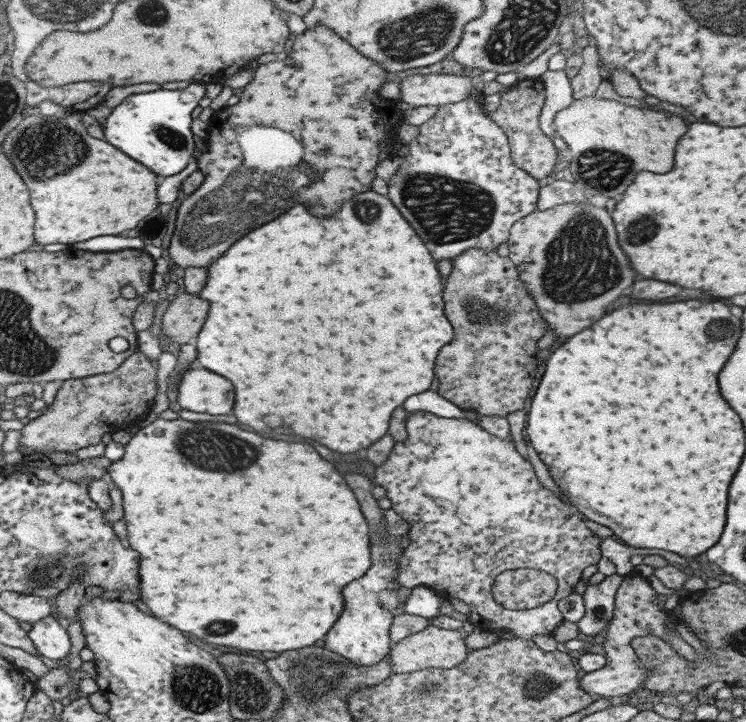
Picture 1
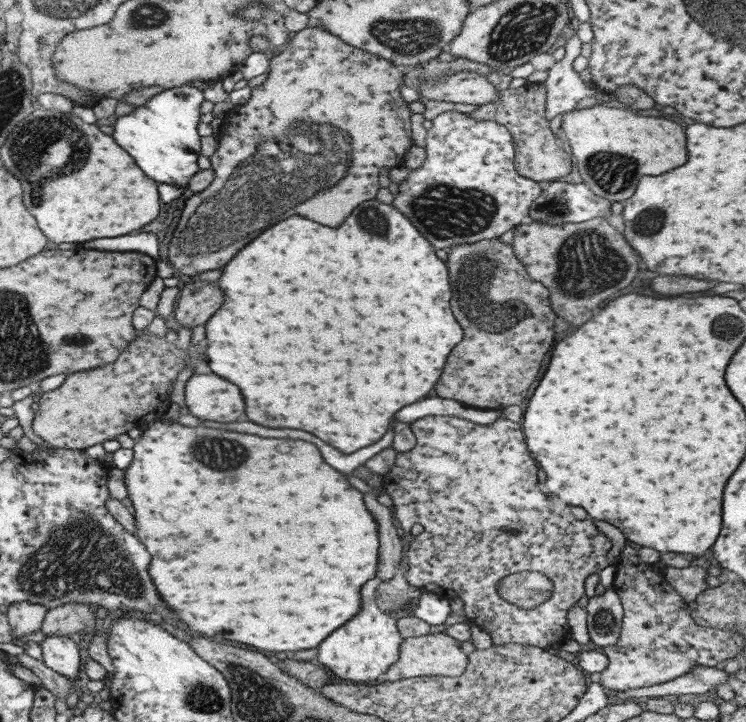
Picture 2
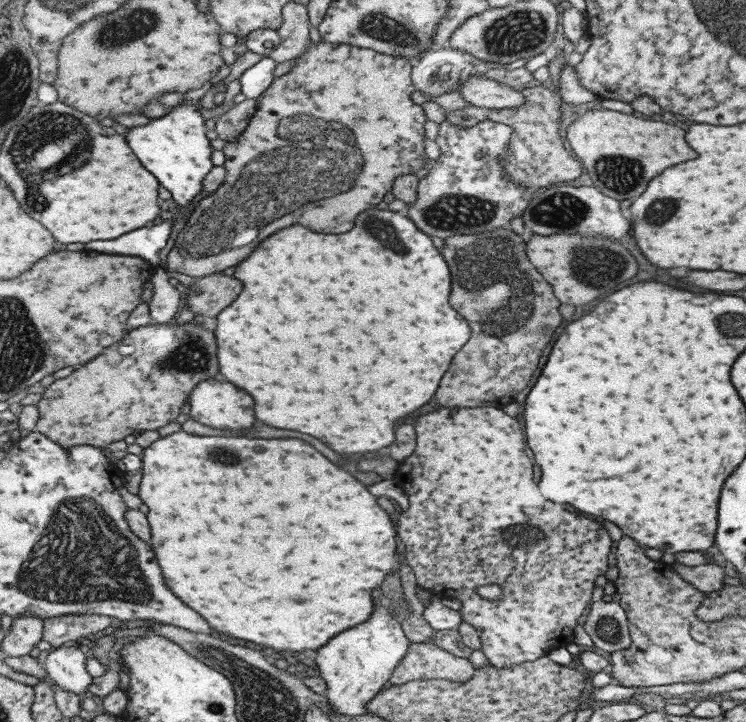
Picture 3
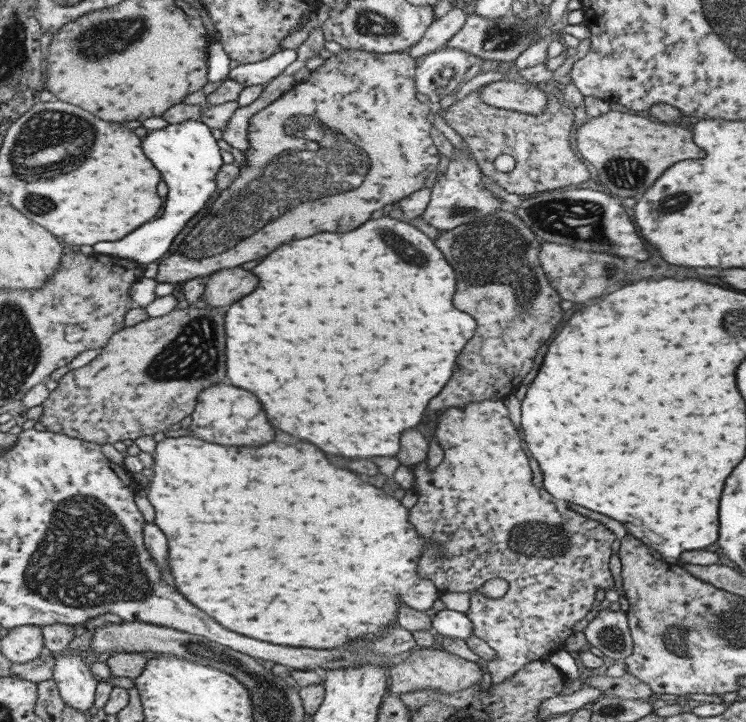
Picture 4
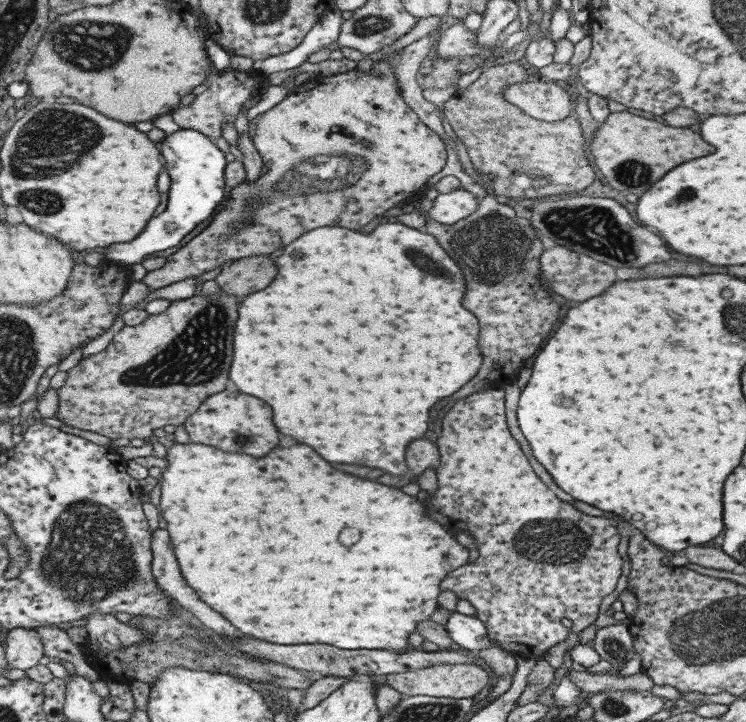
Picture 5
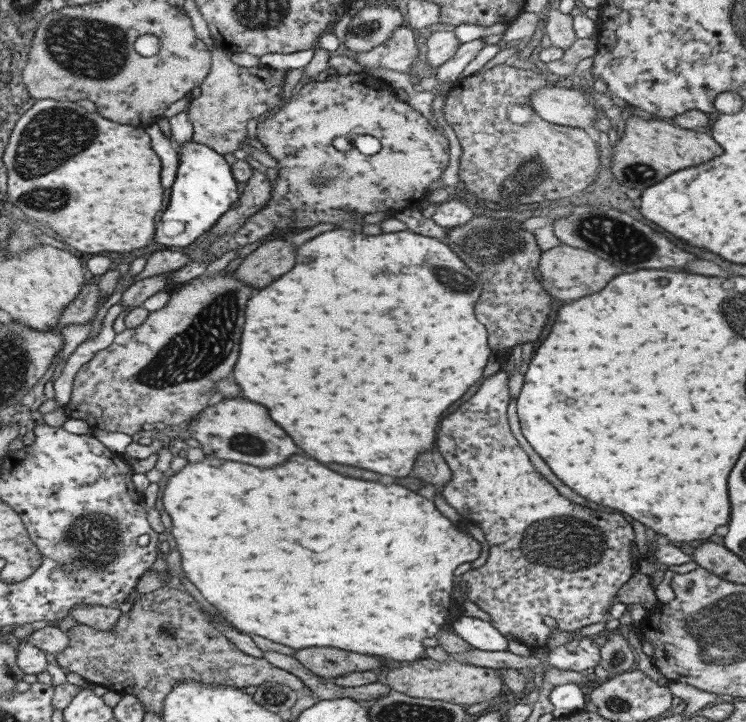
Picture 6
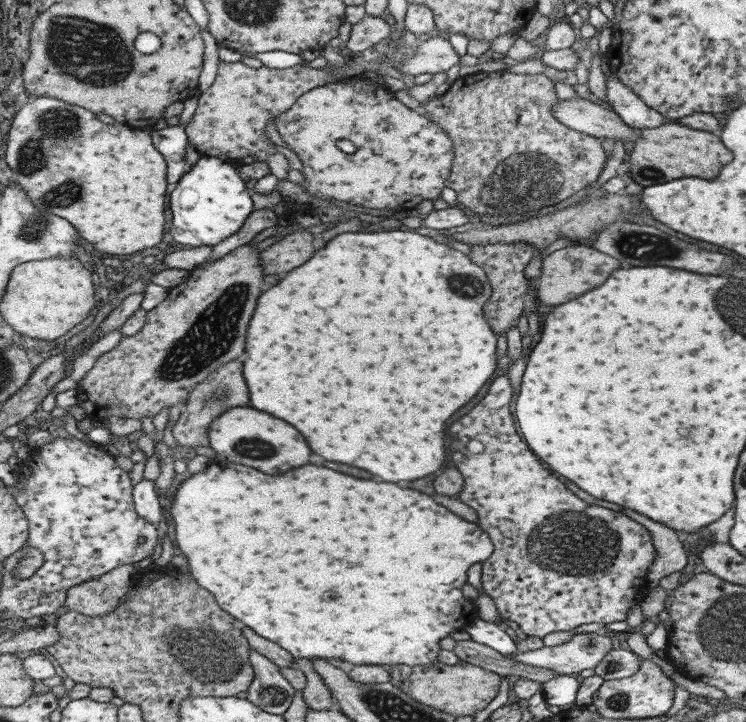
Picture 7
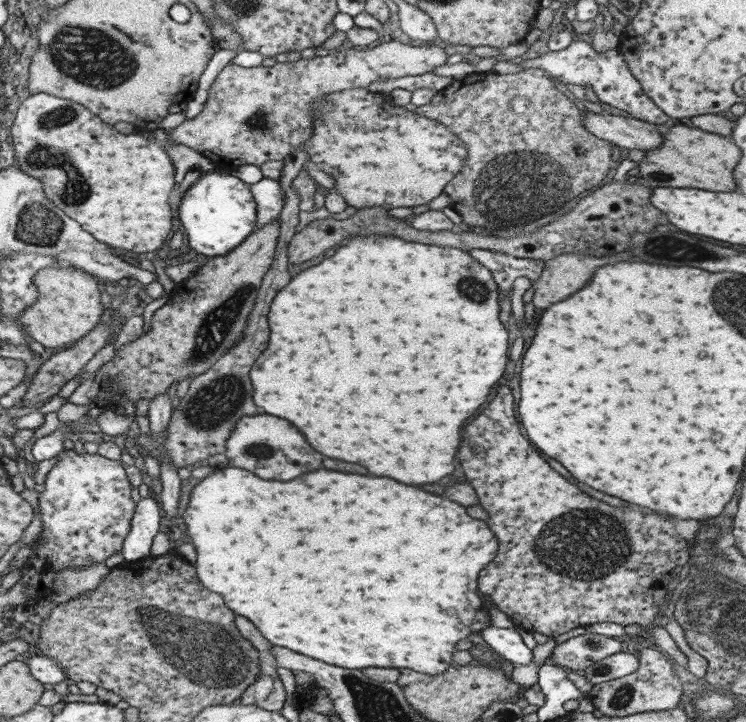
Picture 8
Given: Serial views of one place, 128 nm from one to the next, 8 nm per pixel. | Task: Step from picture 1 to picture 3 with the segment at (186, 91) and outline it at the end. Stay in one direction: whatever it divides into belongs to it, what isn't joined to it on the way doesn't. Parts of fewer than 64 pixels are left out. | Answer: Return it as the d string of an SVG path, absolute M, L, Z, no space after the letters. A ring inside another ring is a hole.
M207 80L201 88L183 93L180 105L171 107L163 116L149 119L146 124L129 127L124 135L127 146L143 164L143 168L149 170L157 178L157 183L171 193L171 200L175 202L177 210L193 206L200 198L203 177L213 166L209 159L213 150L209 139L205 137L204 120L197 107L211 86L210 80Z

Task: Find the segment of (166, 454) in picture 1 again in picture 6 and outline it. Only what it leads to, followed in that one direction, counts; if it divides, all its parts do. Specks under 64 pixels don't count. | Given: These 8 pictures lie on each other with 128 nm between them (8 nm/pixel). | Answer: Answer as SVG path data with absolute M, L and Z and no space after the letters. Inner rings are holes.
M293 454L289 456L283 464L275 466L275 468L255 468L255 466L249 466L249 464L239 464L239 462L227 462L227 460L219 460L219 458L212 457L211 455L205 455L203 460L199 462L190 462L187 461L185 465L176 473L171 473L167 475L165 488L163 488L163 495L161 497L161 502L165 512L169 515L171 524L173 528L170 531L170 538L173 536L175 540L175 548L179 552L179 558L181 558L181 570L185 574L185 578L199 590L199 594L203 596L203 600L207 604L211 604L226 622L231 622L231 626L235 626L237 630L245 632L245 634L255 634L255 636L261 636L261 638L267 638L271 642L277 642L277 644L283 644L283 646L289 646L294 650L299 650L299 648L307 648L307 646L333 646L333 648L341 648L341 650L349 650L349 652L361 652L361 654L371 654L371 656L381 656L381 660L389 660L394 665L406 664L421 659L422 654L424 653L424 648L421 646L421 640L423 638L429 638L434 636L438 631L438 628L441 628L443 624L451 622L455 612L460 614L460 606L455 607L455 602L452 598L449 598L449 592L451 592L451 578L453 578L453 570L463 564L463 562L470 562L475 560L479 556L480 546L471 535L460 532L455 529L455 526L445 518L441 516L433 504L425 498L421 498L419 494L399 486L399 484L379 484L379 482L367 482L367 480L355 480L355 478L347 478L347 476L339 476L335 474L333 470L321 466L319 462L315 462L313 458L305 458L305 456L299 456L299 454Z

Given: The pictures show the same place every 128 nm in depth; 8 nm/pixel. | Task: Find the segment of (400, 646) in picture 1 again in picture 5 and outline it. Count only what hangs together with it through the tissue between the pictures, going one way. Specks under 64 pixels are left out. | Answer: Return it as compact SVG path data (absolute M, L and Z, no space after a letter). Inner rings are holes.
M437 664L427 668L411 670L403 673L387 674L385 685L403 697L431 696L437 698L473 698L483 690L489 676L480 667L473 664Z

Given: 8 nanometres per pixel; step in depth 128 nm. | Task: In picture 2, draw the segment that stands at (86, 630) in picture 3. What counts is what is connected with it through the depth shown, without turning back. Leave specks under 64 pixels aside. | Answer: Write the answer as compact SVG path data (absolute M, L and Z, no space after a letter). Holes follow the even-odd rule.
M66 602L47 610L40 624L40 631L45 635L66 636L85 627L93 628L94 613L87 606L76 602Z

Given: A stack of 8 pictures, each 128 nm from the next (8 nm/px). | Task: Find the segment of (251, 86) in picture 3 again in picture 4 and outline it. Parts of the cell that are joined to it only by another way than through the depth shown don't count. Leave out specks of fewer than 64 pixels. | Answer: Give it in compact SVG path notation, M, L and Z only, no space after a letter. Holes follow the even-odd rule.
M281 49L279 52L249 64L239 64L229 69L226 78L238 82L241 86L255 86L255 84L266 85L276 76L279 76L284 68L296 59L293 49Z

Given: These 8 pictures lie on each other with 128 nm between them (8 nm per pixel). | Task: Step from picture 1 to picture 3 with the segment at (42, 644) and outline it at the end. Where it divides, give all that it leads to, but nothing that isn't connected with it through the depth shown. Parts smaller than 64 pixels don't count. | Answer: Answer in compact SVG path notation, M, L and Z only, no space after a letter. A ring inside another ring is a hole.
M74 643L63 644L44 653L40 663L47 678L63 692L89 696L92 678L85 671L85 656Z

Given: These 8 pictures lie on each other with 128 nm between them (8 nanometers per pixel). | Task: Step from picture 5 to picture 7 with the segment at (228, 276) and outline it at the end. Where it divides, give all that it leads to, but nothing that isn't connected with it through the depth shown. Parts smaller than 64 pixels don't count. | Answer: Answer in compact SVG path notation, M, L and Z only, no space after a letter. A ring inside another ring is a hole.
M313 229L293 231L261 251L260 266L264 277L271 272L279 274L301 266L313 254L313 232Z

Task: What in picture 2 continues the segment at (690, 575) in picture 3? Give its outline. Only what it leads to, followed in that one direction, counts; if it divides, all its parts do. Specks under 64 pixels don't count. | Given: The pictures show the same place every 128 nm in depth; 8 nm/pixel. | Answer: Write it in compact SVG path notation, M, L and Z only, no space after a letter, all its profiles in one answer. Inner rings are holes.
M700 566L664 567L663 575L675 592L689 605L699 593L707 589L703 578L708 574L706 569Z

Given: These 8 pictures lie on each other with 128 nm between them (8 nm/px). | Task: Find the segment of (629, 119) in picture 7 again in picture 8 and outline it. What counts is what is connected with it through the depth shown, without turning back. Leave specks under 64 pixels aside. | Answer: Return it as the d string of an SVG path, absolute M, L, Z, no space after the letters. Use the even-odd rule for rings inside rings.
M581 40L572 41L569 46L555 52L548 51L533 59L523 60L520 64L523 70L528 68L540 68L548 72L550 76L559 79L563 83L579 84L579 86L591 86L595 96L603 104L609 104L621 112L627 112L631 117L649 124L663 124L669 117L663 114L642 91L640 84L629 72L623 57L615 49L608 49L603 53L595 53L589 43Z

